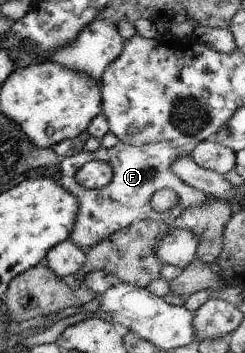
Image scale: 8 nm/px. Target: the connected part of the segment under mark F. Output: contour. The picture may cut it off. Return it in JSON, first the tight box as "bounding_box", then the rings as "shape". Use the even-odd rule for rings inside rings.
{"bounding_box":[59,142,213,253],"shape":[[[120,142],[110,149],[101,147],[96,152],[81,151],[77,155],[62,158],[60,163],[62,176],[59,183],[68,189],[80,203],[79,215],[70,239],[76,243],[77,247],[88,253],[100,241],[131,226],[133,222],[151,220],[173,224],[183,218],[183,213],[187,209],[199,208],[210,199],[213,201],[213,197],[209,197],[197,188],[192,188],[173,173],[171,167],[179,161],[181,156],[187,156],[189,153],[190,148],[177,148],[169,142],[142,146]],[[91,160],[99,160],[112,165],[112,181],[105,187],[90,190],[77,181],[77,170]],[[165,188],[173,189],[177,193],[179,204],[171,211],[155,213],[149,205],[149,200],[155,191]]]}

